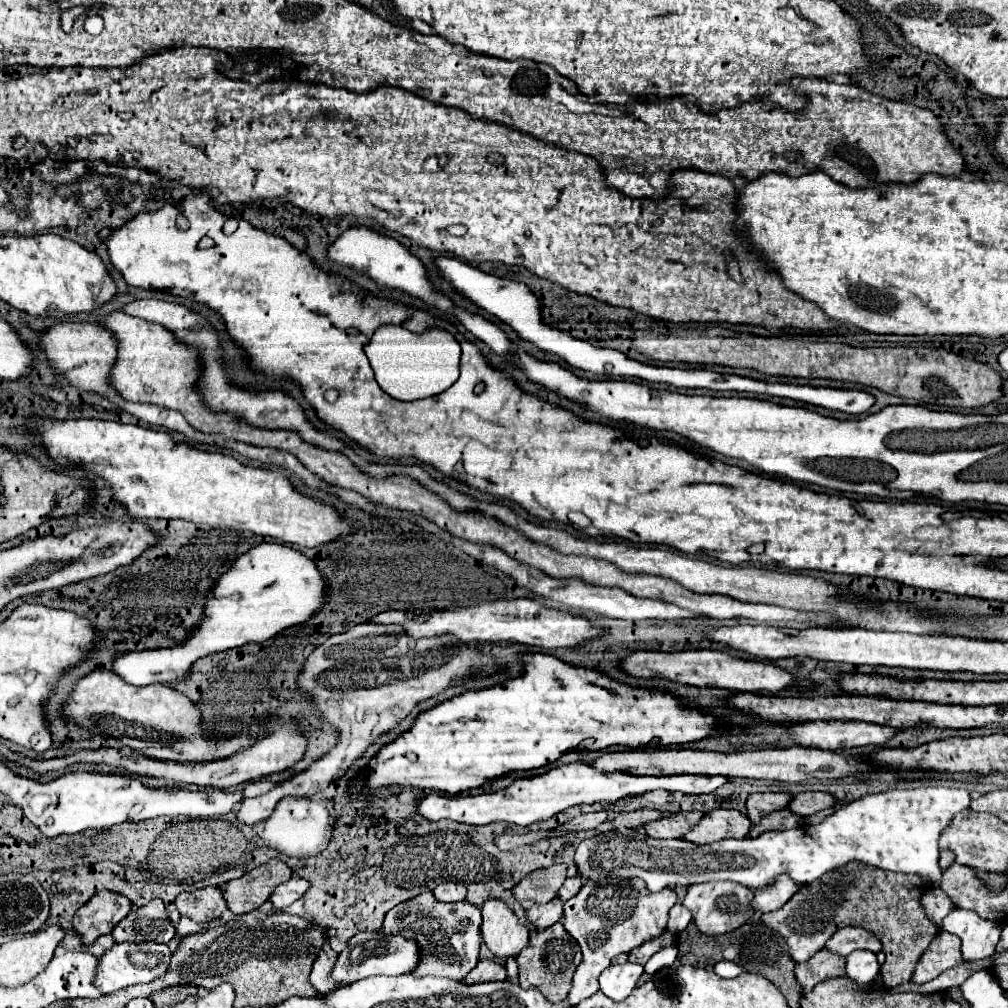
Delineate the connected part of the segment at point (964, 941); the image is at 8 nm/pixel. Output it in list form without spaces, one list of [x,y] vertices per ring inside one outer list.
[[[959,908],[943,918],[943,930],[961,938],[961,954],[965,962],[991,958],[1001,936],[1001,926],[997,922],[987,922],[975,912]]]

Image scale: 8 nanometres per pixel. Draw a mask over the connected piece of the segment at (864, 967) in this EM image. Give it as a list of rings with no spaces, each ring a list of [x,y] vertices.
[[[855,950],[847,956],[847,976],[853,978],[855,982],[869,984],[877,978],[877,974],[879,974],[879,964],[873,952]]]

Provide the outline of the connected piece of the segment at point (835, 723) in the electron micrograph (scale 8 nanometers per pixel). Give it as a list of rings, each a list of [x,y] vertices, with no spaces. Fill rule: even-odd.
[[[813,720],[791,728],[791,738],[797,744],[821,750],[845,750],[855,746],[883,746],[899,728],[863,722],[863,720]]]

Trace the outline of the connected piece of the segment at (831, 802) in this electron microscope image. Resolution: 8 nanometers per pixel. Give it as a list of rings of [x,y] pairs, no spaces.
[[[801,792],[801,794],[795,794],[789,802],[789,810],[797,816],[811,816],[819,810],[825,810],[825,808],[831,808],[835,806],[835,798],[831,794],[825,794],[825,792]]]

